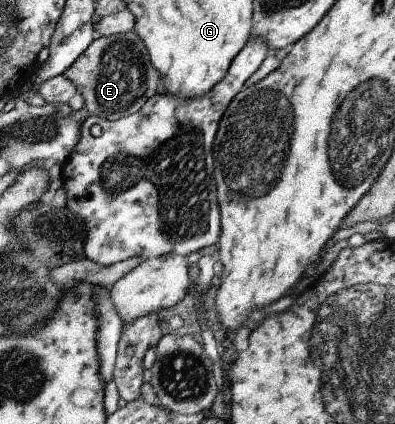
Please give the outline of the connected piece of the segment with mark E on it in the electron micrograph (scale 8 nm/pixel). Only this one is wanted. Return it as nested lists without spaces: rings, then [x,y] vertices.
[[[133,29],[108,37],[94,36],[90,45],[66,68],[63,74],[72,82],[74,90],[80,93],[83,107],[87,112],[107,120],[115,120],[137,112],[151,95],[159,92],[161,81],[161,77],[149,60],[145,45]]]

